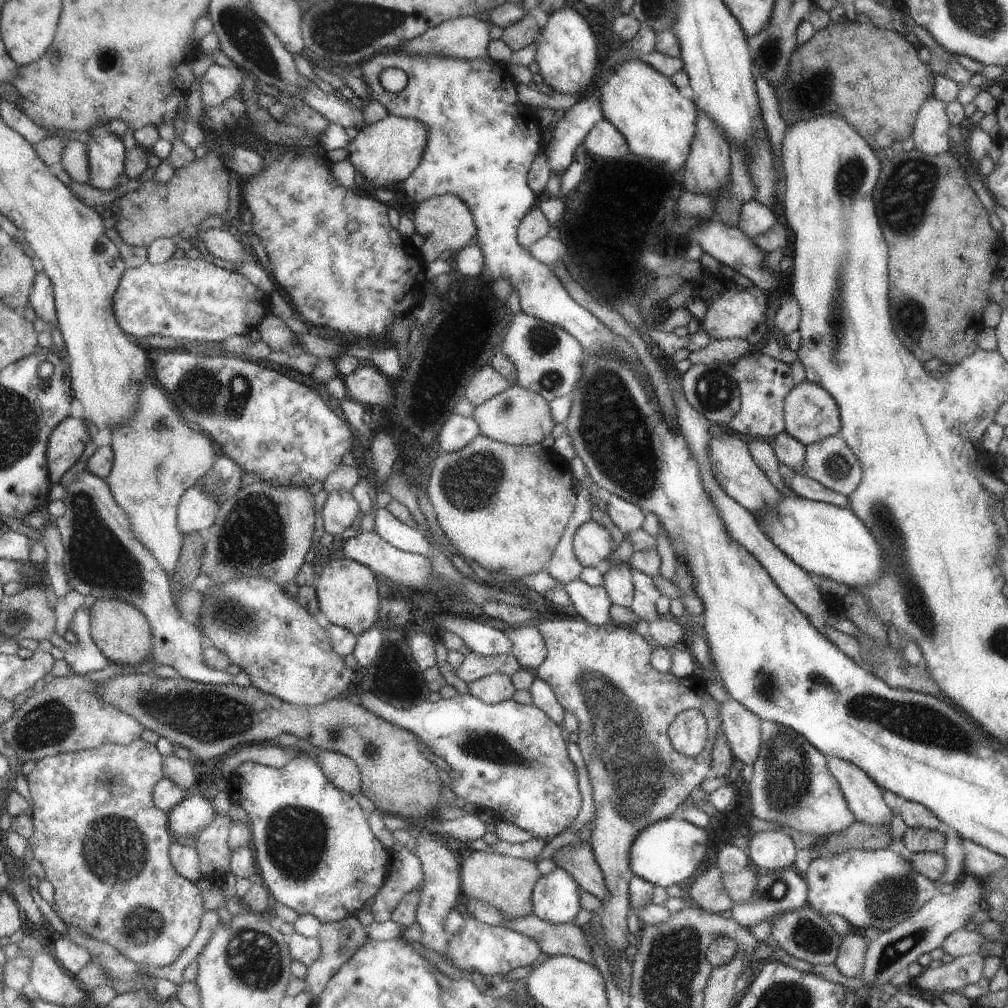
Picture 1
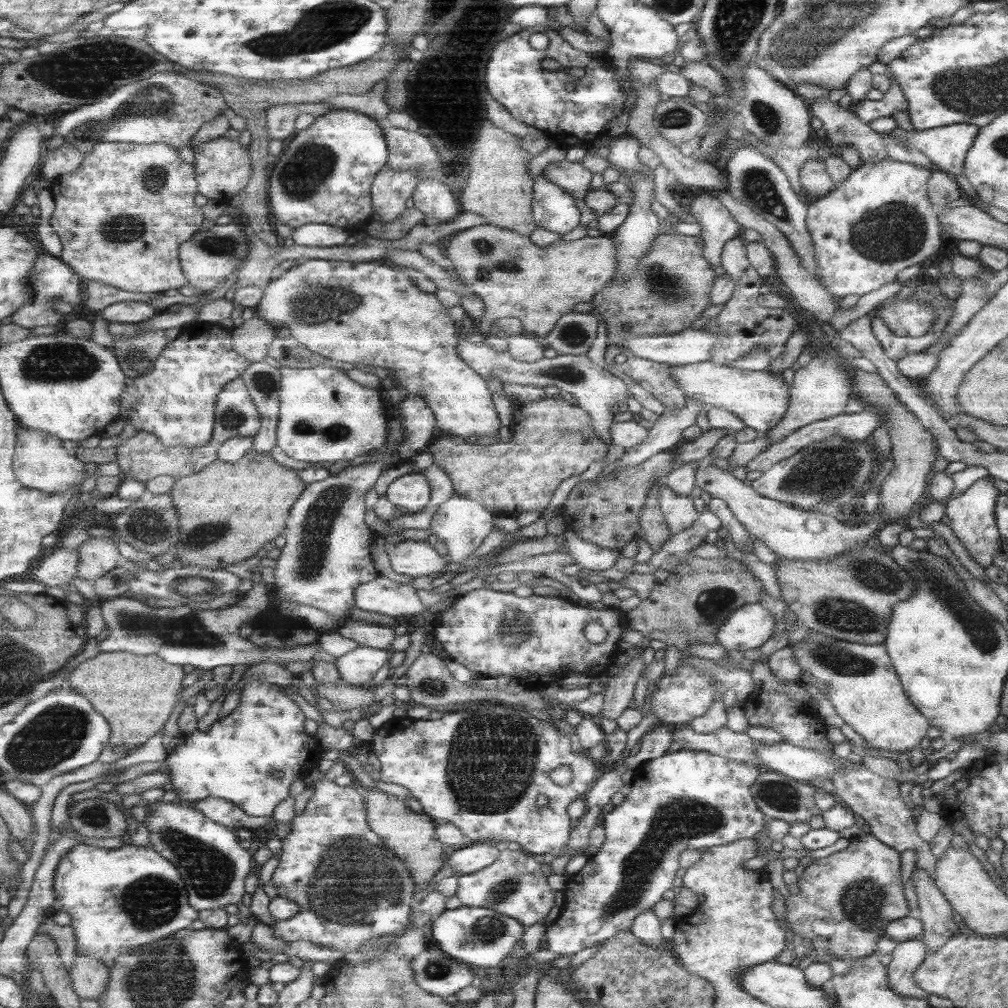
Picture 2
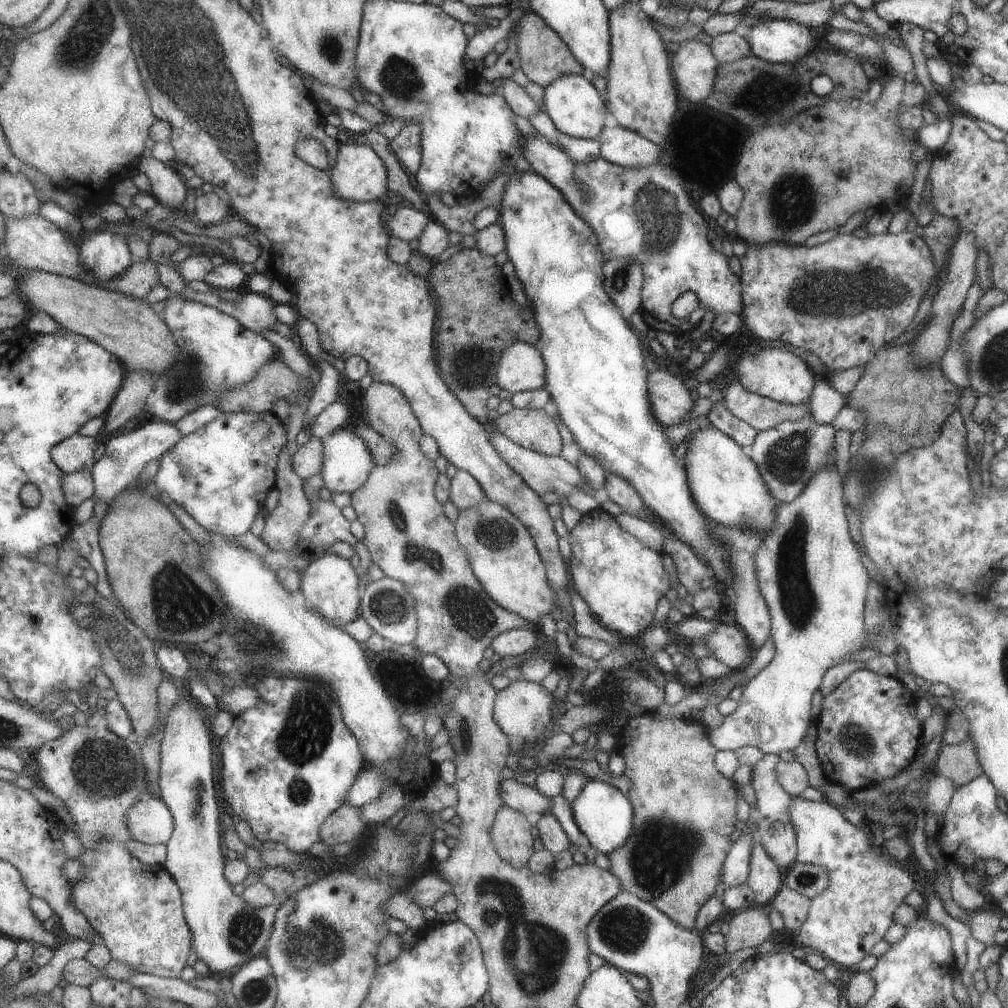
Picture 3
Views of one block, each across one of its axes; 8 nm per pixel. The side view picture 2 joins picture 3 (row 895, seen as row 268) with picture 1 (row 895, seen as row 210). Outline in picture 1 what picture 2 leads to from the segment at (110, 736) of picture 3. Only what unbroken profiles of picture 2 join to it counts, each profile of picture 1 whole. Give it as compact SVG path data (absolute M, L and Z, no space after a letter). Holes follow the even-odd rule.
M141 737L126 745L105 743L81 752L59 753L45 757L35 762L33 770L26 778L34 806L33 832L28 838L28 847L32 850L34 858L42 865L44 879L47 879L54 888L52 907L56 909L57 916L67 925L79 927L94 939L112 944L135 962L145 966L161 966L161 968L173 964L187 950L187 946L193 942L199 930L201 918L206 911L203 906L202 886L185 878L171 862L170 848L175 836L170 832L169 811L167 807L163 809L158 807L152 797L155 785L165 776L164 770L164 756L159 752L157 745L146 742Z

